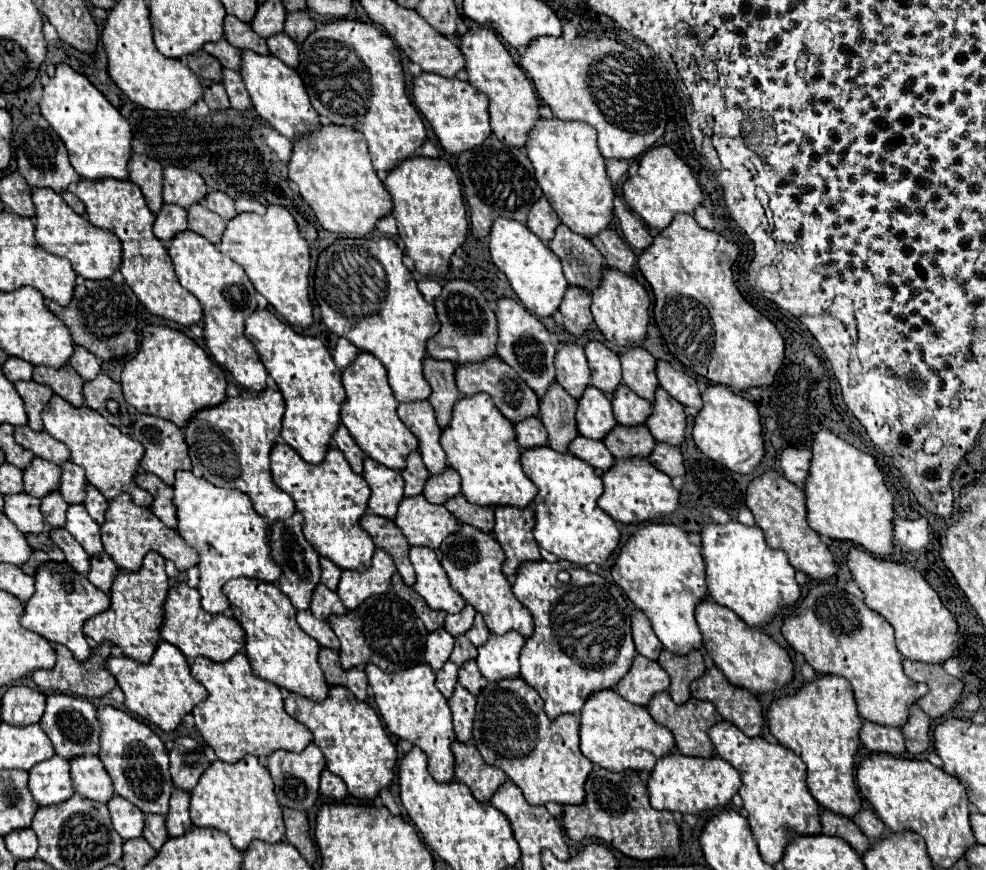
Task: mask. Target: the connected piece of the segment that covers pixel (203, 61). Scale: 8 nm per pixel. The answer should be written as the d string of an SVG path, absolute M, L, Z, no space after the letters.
M197 52L193 56L189 56L187 60L187 66L199 76L199 78L205 78L205 80L213 80L213 82L221 82L223 78L223 66L219 64L219 60L207 52Z

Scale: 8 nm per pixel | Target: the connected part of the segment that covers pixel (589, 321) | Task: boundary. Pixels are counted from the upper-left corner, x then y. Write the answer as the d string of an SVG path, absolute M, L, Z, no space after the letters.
M569 286L561 304L561 314L565 320L565 330L573 338L583 336L593 326L593 316L589 308L591 308L591 296L579 288Z

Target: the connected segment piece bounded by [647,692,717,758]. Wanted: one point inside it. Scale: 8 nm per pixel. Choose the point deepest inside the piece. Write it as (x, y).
(689, 722)

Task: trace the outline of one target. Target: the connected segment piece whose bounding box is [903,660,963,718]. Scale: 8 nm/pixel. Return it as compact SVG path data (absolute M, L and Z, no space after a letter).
M905 660L903 662L905 674L911 680L925 682L929 686L927 696L923 696L917 704L919 708L929 716L929 718L941 718L947 714L955 704L959 702L959 696L963 692L963 682L949 676L943 666L939 664L923 664L923 662L913 662Z

